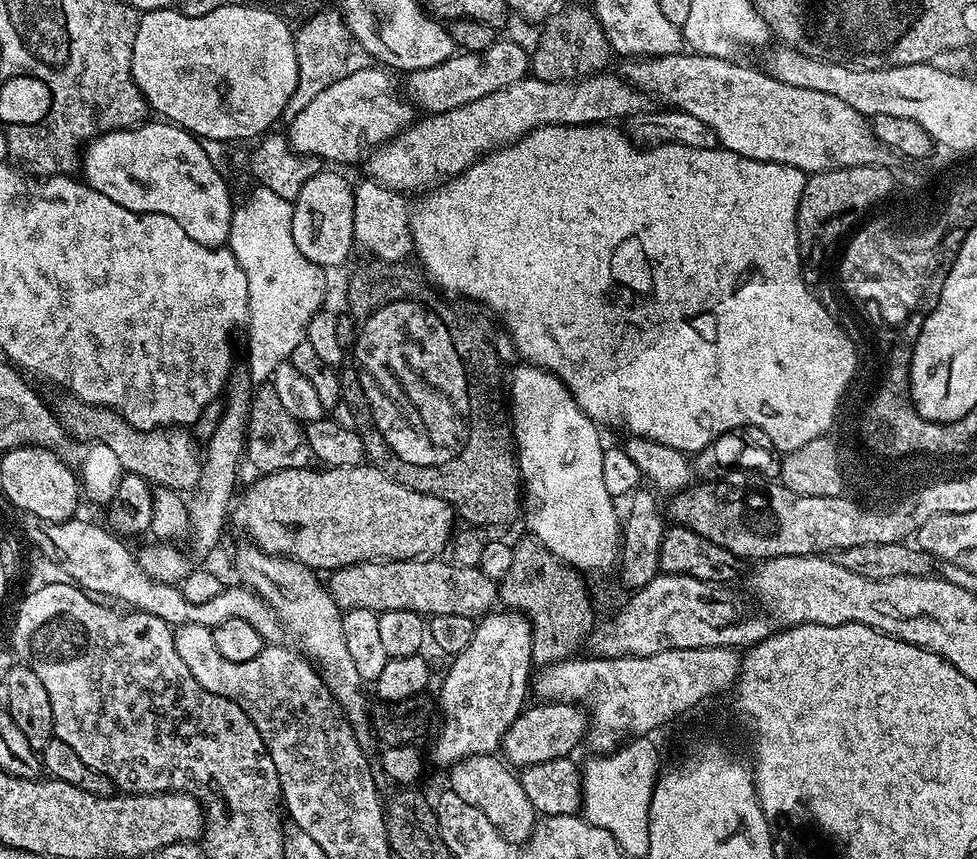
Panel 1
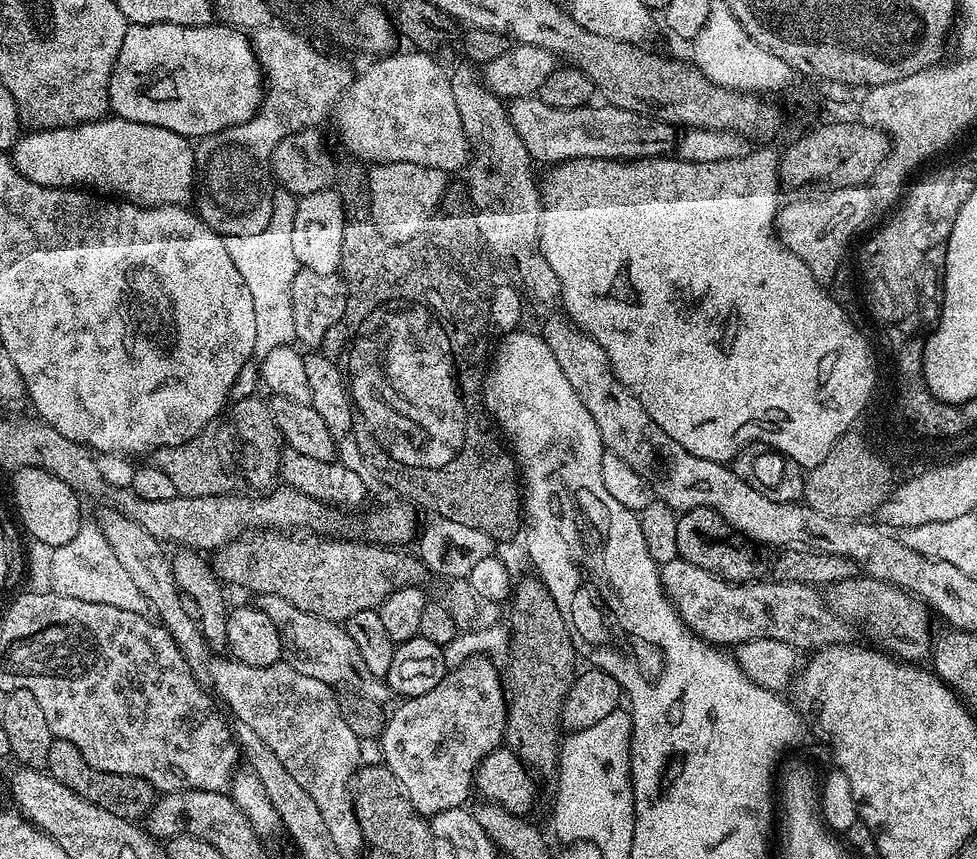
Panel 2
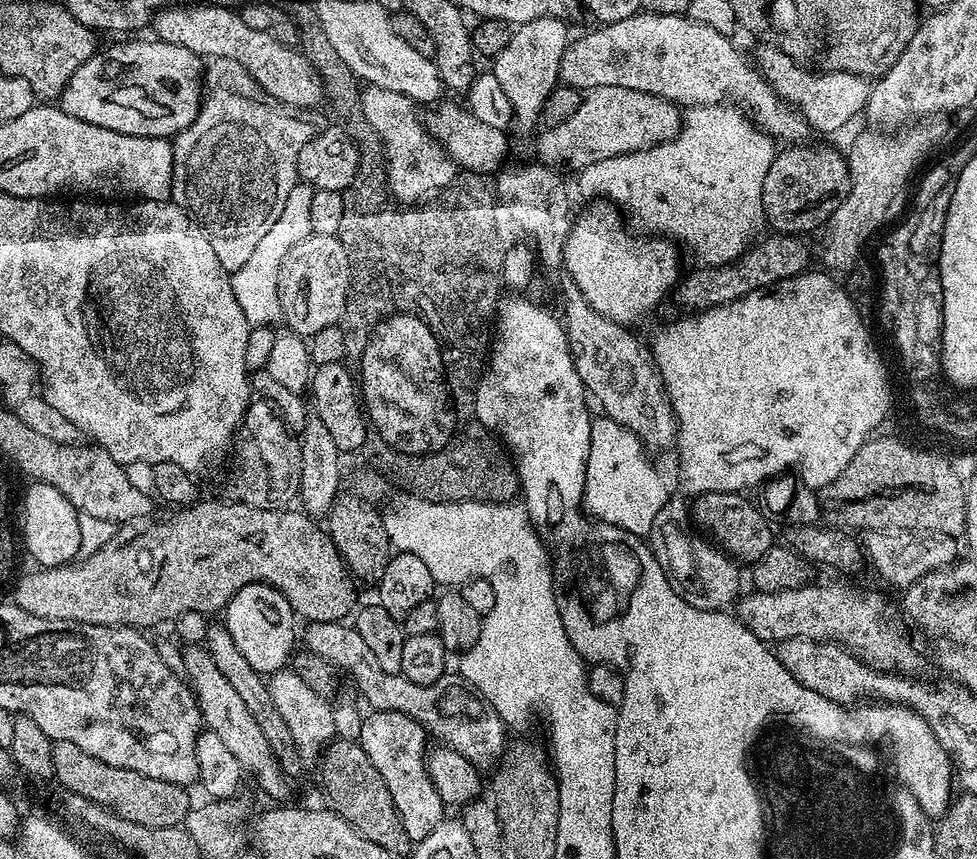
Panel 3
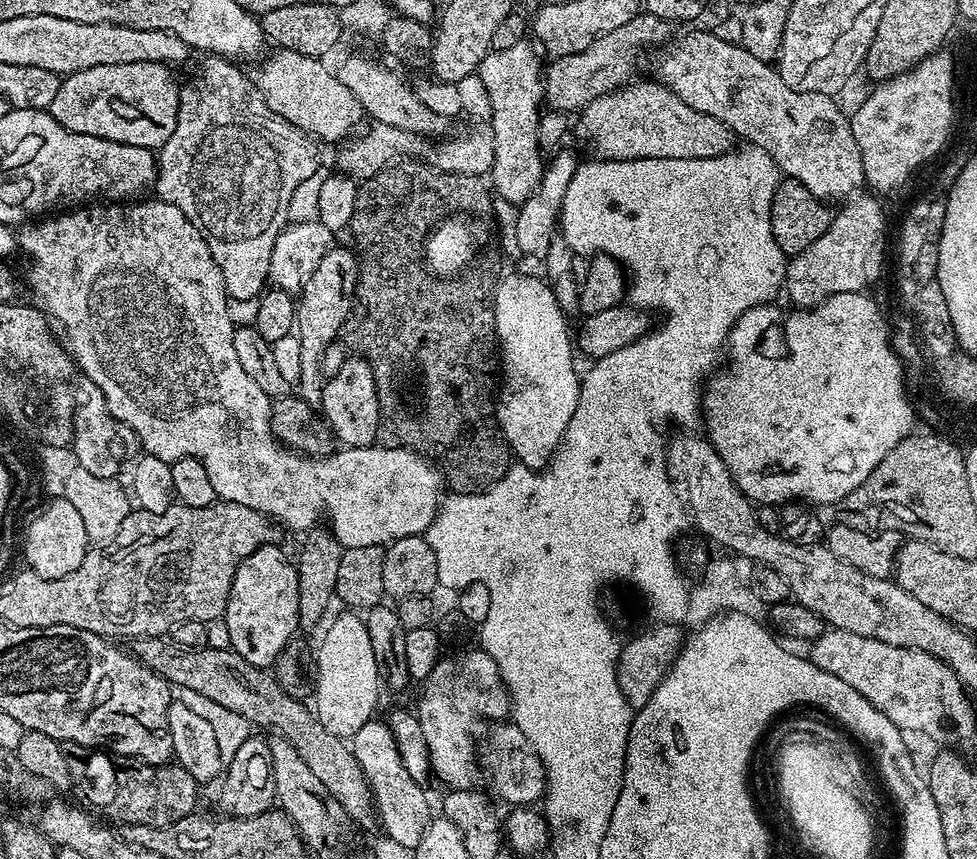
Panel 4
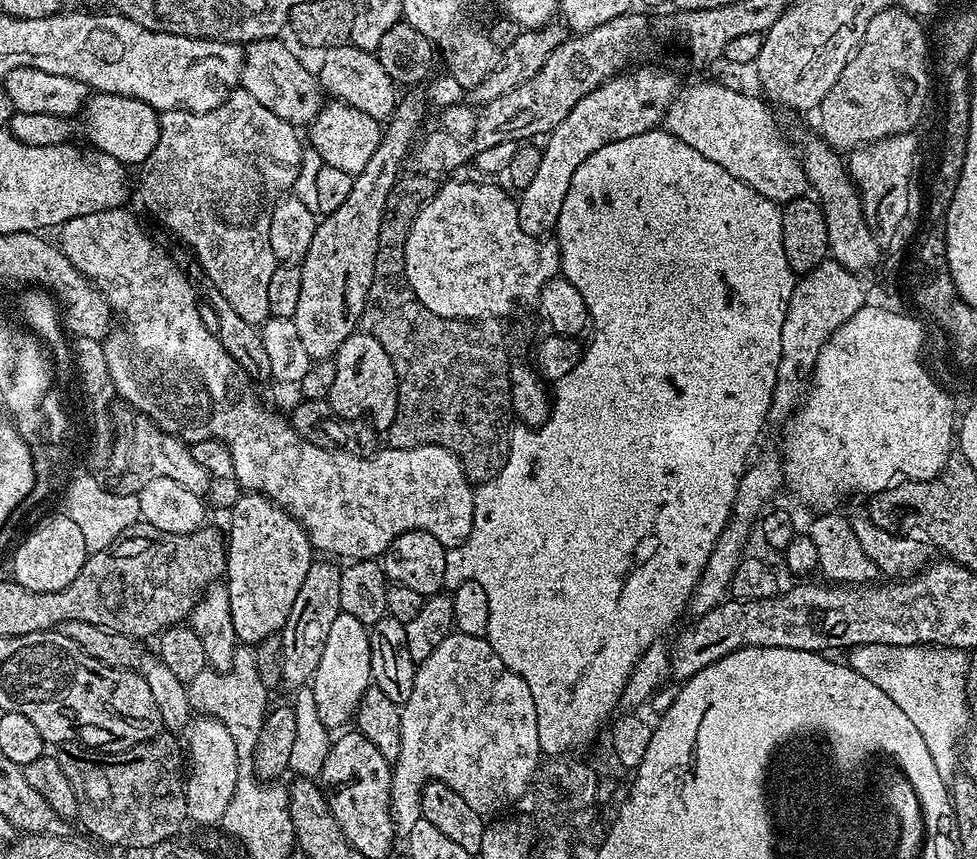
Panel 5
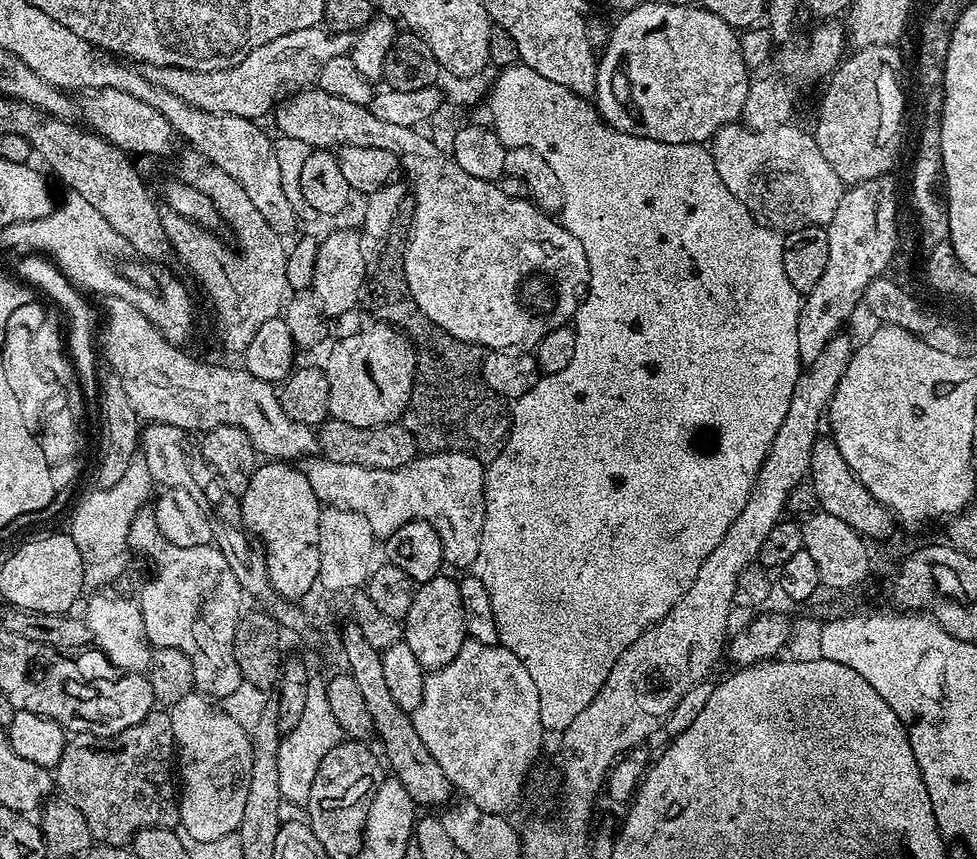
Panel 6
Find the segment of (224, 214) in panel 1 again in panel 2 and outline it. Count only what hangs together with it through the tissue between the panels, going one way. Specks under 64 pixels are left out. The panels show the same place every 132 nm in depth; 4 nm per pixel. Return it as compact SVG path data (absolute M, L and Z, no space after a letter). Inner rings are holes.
M105 118L89 124L75 124L72 128L28 130L12 145L10 159L22 175L30 178L30 182L38 182L38 186L43 188L87 190L104 198L123 198L141 208L161 208L171 204L184 206L194 196L196 153L189 137L142 122Z

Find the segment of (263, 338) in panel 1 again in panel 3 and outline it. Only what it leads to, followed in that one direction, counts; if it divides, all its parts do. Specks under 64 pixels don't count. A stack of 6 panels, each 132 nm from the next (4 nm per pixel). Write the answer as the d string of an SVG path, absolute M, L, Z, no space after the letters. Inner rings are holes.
M296 183L294 190L290 190L290 195L286 198L286 206L282 206L282 214L278 214L278 222L274 222L274 226L270 226L270 230L260 239L258 246L254 246L254 254L250 254L247 262L238 271L231 273L232 293L238 300L238 306L242 306L242 314L246 314L246 322L252 328L266 328L275 325L275 320L281 319L280 303L278 302L278 270L282 270L282 262L286 258L286 254L290 250L294 250L294 246L298 246L298 242L313 235L310 226L310 205L314 202L315 193L316 189L311 184Z

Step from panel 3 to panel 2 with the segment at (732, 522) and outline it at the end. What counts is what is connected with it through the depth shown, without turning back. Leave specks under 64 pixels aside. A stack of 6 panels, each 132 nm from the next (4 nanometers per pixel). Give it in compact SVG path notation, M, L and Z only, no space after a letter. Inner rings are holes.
M695 508L679 513L676 517L678 526L677 557L690 566L702 566L710 574L733 584L750 584L761 579L764 572L764 560L760 557L761 549L751 540L740 535L729 526L726 518L709 508Z

